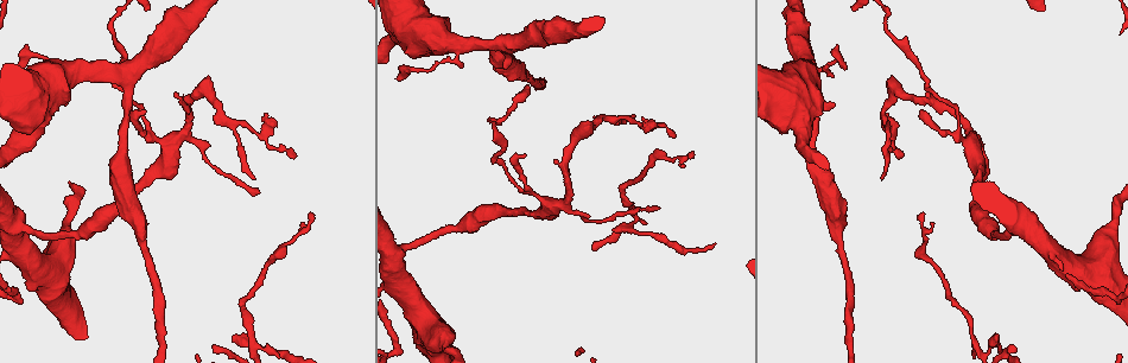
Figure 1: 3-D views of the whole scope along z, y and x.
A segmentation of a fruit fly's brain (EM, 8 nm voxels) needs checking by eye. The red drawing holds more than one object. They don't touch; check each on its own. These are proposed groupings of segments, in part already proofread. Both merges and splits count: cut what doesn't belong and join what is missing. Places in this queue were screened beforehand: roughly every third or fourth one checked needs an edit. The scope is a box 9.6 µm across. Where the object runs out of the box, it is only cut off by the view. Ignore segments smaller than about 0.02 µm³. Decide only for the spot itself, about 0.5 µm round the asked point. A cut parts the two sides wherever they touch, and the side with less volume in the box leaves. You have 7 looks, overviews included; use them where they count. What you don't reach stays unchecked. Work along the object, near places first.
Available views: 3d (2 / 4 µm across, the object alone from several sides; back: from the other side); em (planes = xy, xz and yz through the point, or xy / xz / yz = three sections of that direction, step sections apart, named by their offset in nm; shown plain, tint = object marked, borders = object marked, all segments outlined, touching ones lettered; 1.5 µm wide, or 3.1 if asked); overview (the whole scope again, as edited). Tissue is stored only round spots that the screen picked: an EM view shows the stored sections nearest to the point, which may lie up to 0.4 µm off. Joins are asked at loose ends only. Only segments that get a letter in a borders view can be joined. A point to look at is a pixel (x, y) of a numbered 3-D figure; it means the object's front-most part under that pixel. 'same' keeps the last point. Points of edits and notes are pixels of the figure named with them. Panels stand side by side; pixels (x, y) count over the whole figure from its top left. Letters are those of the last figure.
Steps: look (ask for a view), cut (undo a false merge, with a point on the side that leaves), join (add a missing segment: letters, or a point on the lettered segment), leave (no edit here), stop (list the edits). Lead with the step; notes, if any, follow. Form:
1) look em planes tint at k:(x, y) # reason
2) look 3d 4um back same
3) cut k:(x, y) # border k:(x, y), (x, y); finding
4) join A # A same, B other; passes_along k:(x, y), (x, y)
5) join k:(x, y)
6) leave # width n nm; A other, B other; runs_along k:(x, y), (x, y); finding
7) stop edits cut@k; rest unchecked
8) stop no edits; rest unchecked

look em yz step 4 tint at 1:(234, 337) # thin end

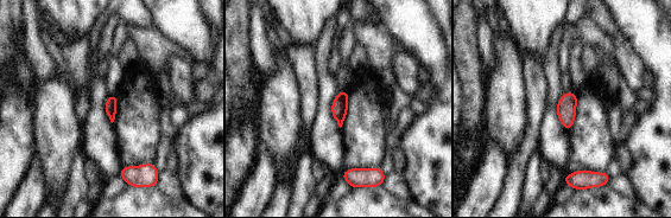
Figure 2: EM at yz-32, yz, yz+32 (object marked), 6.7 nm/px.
look em xz step 4 borders same # another direction

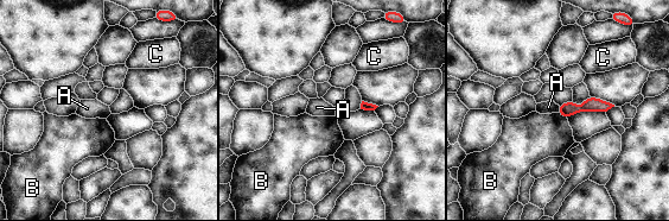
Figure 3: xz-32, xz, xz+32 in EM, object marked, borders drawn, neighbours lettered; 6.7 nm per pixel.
leave # A other, B other, C other; runs_along 3:(607, 106), (561, 111); no lettered segment goes on from it

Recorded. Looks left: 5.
look em planes borders at 1:(456, 44) # narrows sharply

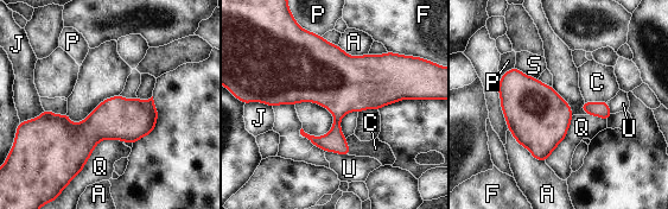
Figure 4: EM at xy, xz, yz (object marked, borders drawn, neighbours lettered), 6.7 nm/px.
leave # A other, C other, F other, J other, P other, Q other, S other, U other; border 4:(508, 128), (536, 159), (545, 162); continuous, no second neuron

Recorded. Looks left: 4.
look 3d 4um at 1:(846, 68) # free end

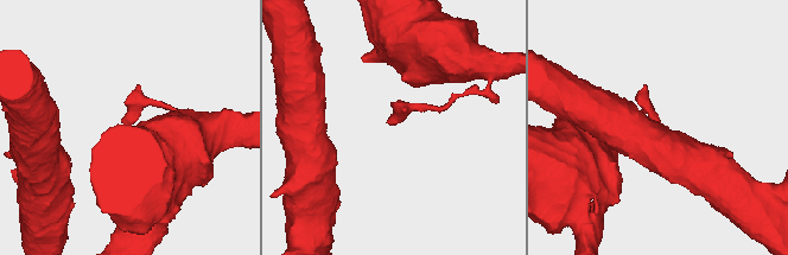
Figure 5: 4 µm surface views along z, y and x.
look em yz step 8 borders at 5:(121, 122)

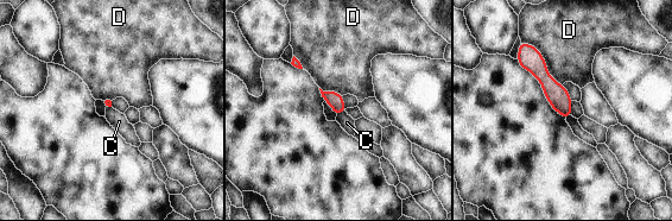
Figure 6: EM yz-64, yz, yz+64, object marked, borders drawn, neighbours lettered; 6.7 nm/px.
look em planes borders same # cut it another way

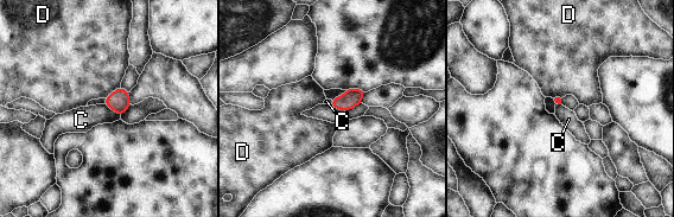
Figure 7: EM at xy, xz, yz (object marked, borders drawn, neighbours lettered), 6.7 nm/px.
leave # C other, D other; border 7:(105, 103), (120, 116); none of them fits

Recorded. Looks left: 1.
stop no edits; rest unchecked

